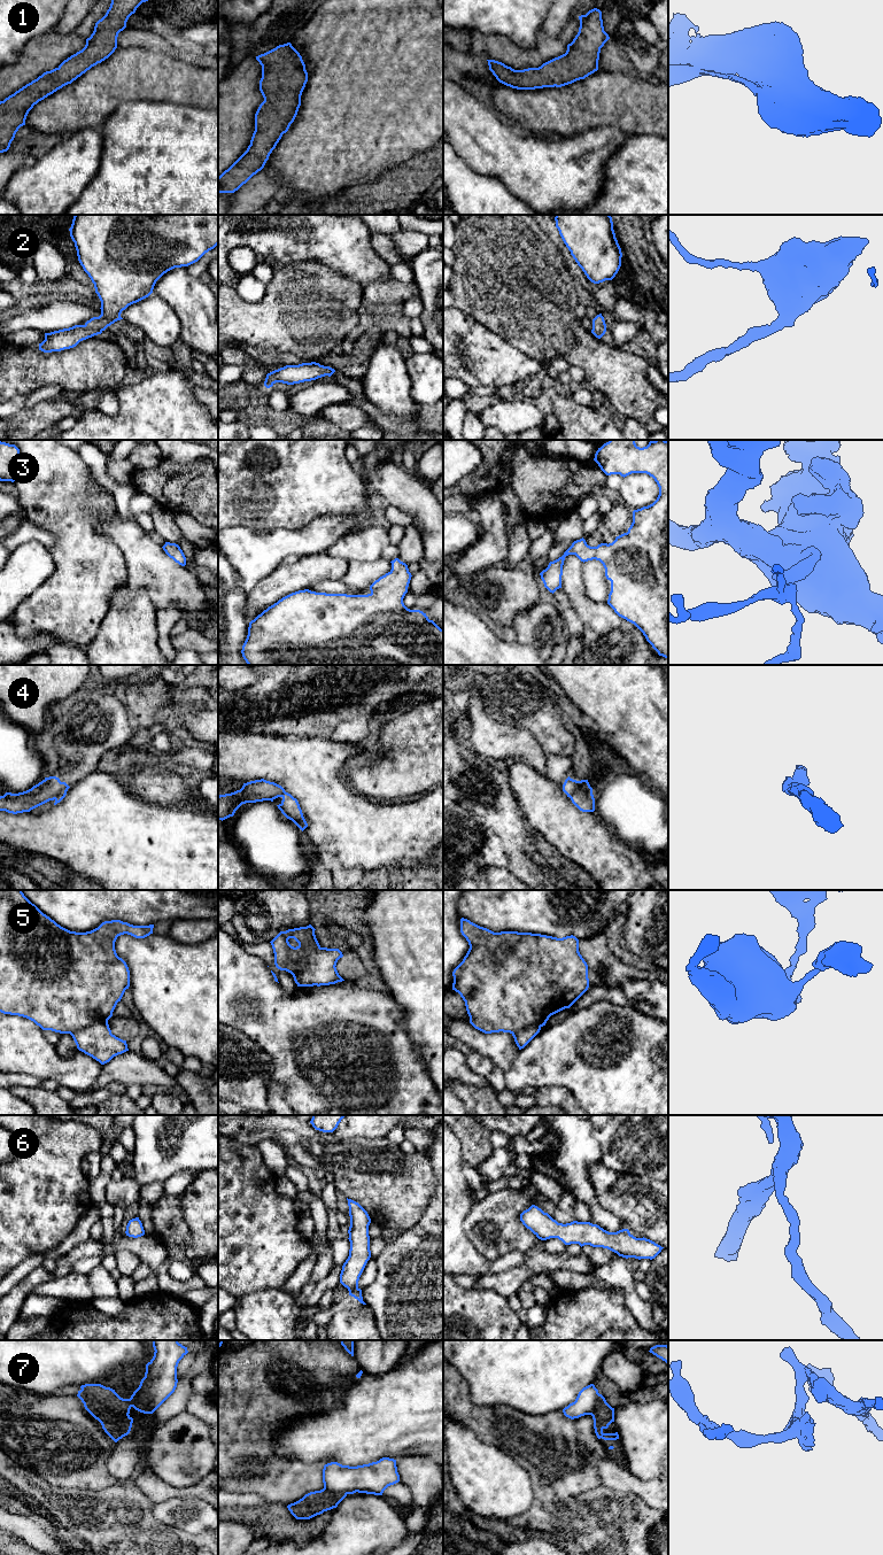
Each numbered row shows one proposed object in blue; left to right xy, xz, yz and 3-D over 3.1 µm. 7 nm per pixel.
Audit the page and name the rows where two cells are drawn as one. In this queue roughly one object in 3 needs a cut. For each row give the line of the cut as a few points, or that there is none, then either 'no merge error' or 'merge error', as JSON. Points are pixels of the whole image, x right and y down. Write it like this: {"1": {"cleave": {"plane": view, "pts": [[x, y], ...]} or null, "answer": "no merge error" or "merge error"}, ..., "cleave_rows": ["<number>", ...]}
{"1": {"cleave": null, "answer": "no merge error"}, "2": {"cleave": null, "answer": "no merge error"}, "3": {"cleave": null, "answer": "no merge error"}, "4": {"cleave": {"plane": "xy", "pts": [[62, 782], [60, 793], [51, 799]]}, "answer": "merge error"}, "5": {"cleave": {"plane": "xy", "pts": [[107, 1020], [97, 1020], [70, 1034]]}, "answer": "merge error"}, "6": {"cleave": null, "answer": "no merge error"}, "7": {"cleave": {"plane": "xy", "pts": [[77, 1394], [90, 1395], [108, 1408], [129, 1416]]}, "answer": "merge error"}, "cleave_rows": ["4", "5", "7"]}

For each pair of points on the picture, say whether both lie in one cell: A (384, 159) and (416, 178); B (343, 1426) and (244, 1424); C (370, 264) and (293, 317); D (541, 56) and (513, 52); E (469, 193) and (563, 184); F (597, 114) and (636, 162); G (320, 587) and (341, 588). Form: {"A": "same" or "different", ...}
{"A": "different", "B": "different", "C": "different", "D": "same", "E": "different", "F": "different", "G": "same"}

